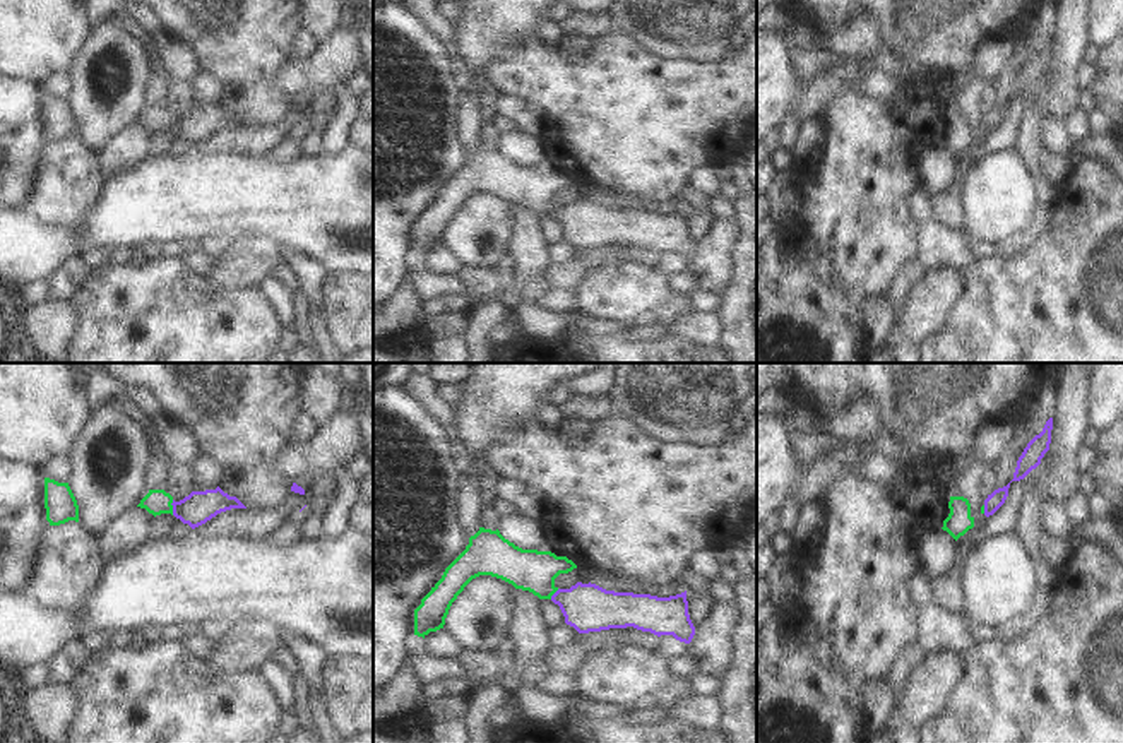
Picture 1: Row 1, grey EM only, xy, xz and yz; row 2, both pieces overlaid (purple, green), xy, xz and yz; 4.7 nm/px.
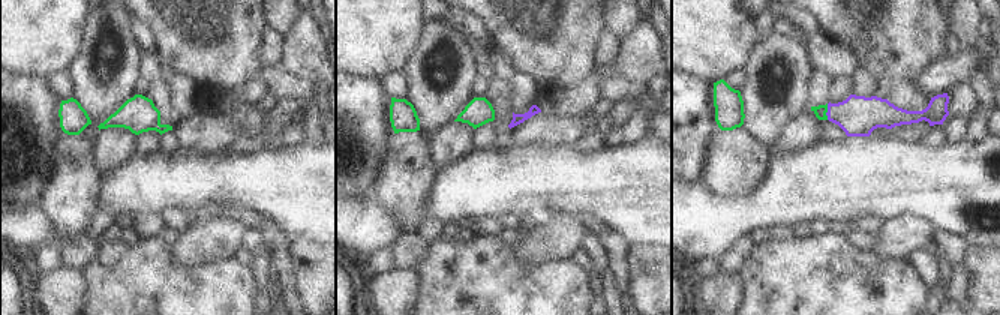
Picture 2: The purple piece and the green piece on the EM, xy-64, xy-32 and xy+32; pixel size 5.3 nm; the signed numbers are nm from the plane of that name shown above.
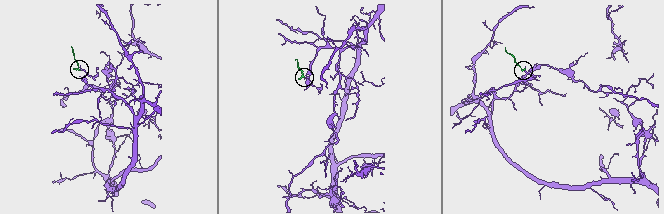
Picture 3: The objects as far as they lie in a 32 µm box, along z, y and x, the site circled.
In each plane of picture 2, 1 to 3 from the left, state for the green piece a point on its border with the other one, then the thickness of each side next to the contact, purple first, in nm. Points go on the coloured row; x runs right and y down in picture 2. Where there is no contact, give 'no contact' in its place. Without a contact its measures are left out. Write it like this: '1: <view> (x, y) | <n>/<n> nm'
1: no contact
2: no contact
3: xy+32 (828, 111) | 220/70 nm

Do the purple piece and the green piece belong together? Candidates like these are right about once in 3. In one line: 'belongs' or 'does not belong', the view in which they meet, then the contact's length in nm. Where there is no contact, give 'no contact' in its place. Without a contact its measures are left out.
belongs | xy | 70 nm

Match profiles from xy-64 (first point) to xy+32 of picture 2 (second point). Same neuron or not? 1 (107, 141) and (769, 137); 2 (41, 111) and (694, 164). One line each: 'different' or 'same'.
1: different
2: same

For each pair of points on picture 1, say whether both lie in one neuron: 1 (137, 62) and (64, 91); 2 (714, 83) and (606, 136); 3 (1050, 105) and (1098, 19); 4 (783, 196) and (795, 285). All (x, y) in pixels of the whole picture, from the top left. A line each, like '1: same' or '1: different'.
1: different
2: same
3: different
4: different

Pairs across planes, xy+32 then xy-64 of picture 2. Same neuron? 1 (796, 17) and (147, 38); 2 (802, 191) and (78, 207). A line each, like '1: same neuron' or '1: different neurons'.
1: same neuron
2: different neurons

